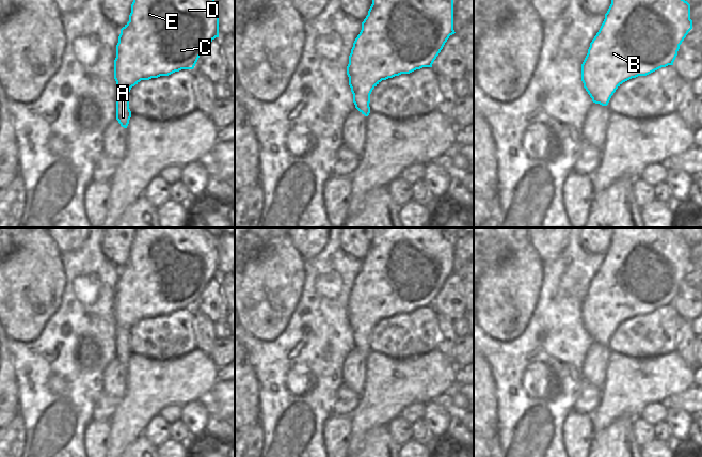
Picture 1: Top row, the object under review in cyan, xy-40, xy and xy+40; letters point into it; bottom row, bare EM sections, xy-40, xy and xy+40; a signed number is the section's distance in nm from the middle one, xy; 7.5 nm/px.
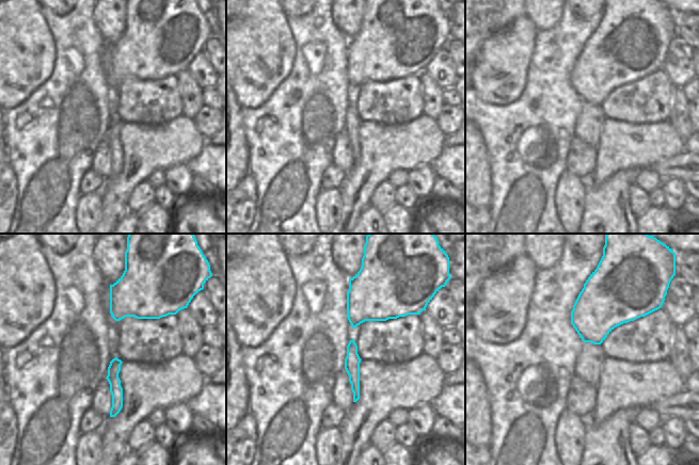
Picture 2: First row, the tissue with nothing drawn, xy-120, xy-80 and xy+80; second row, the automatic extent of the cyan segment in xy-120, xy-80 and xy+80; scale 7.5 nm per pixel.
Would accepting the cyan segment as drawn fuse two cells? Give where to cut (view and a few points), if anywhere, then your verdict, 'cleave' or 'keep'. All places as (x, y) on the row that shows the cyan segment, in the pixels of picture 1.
no cut; keep

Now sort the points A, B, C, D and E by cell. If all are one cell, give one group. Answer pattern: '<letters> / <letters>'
A B C D E

